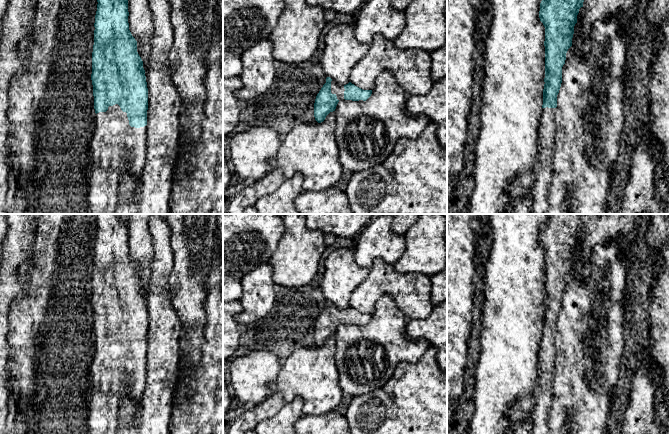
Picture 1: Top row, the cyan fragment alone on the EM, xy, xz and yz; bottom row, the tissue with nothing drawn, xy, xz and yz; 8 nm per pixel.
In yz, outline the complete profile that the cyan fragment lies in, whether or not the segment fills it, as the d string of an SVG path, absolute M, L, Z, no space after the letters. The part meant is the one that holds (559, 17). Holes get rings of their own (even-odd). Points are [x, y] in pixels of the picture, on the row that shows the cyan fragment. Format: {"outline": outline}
{"outline": "M542 0L539 18L545 27L545 78L543 105L538 128L538 159L531 191L530 214L546 214L557 126L557 95L562 83L562 67L572 46L574 26L584 0Z"}

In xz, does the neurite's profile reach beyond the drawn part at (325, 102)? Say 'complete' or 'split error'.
split error

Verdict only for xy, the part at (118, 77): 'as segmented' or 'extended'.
extended

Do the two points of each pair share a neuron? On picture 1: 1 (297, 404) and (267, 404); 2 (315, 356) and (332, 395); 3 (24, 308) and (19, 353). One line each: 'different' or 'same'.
1: different
2: same
3: same

